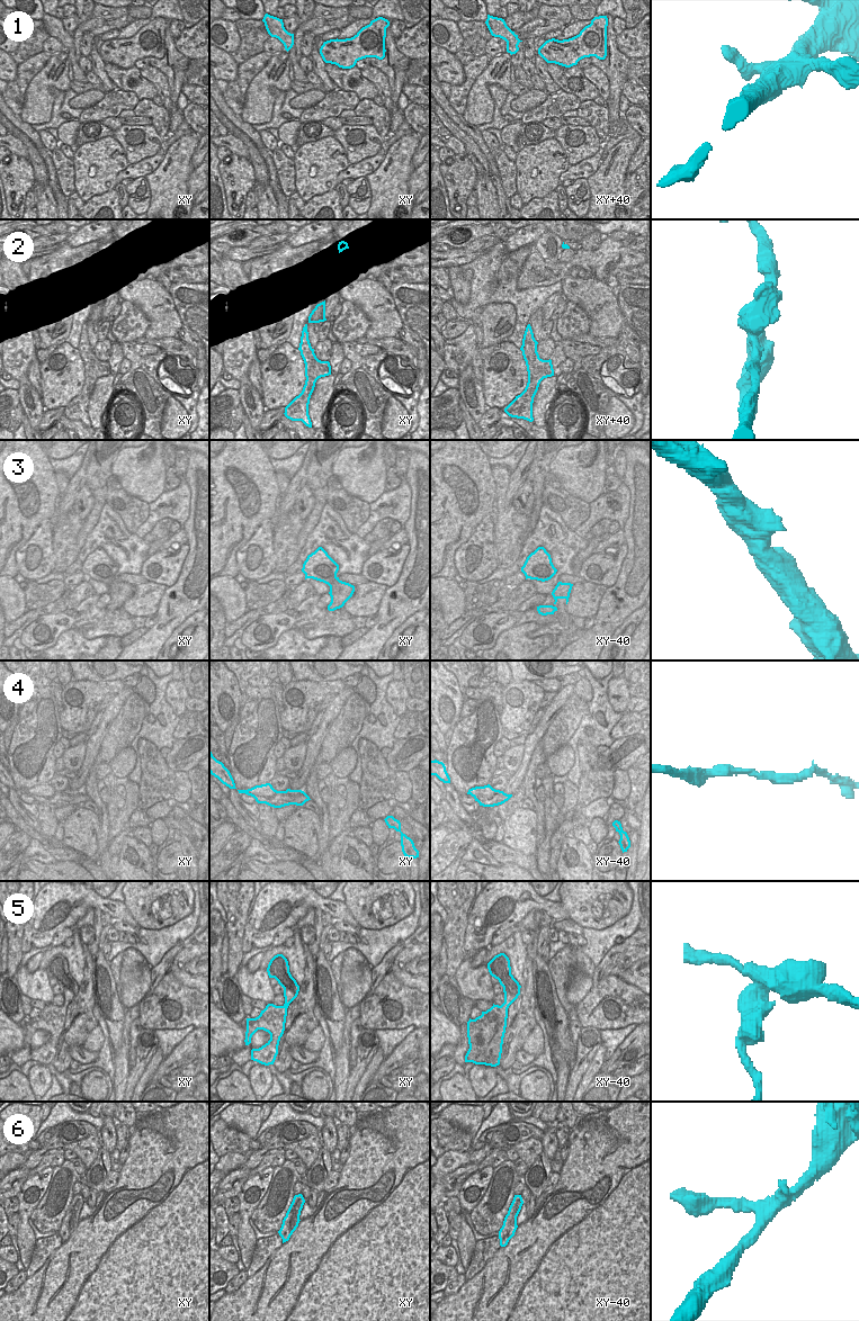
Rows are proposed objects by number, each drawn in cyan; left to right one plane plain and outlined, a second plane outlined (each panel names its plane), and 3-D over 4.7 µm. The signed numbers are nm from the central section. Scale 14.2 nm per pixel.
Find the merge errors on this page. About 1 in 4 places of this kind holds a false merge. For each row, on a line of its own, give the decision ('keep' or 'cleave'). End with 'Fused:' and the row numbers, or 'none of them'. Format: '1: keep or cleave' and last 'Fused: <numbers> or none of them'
1: keep
2: keep
3: keep
4: keep
5: cleave
6: keep
Fused: 5

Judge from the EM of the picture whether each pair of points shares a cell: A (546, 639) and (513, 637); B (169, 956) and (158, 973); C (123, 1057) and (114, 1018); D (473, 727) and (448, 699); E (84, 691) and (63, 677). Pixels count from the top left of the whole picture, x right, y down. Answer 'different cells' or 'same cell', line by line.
A: same cell
B: same cell
C: different cells
D: different cells
E: different cells

